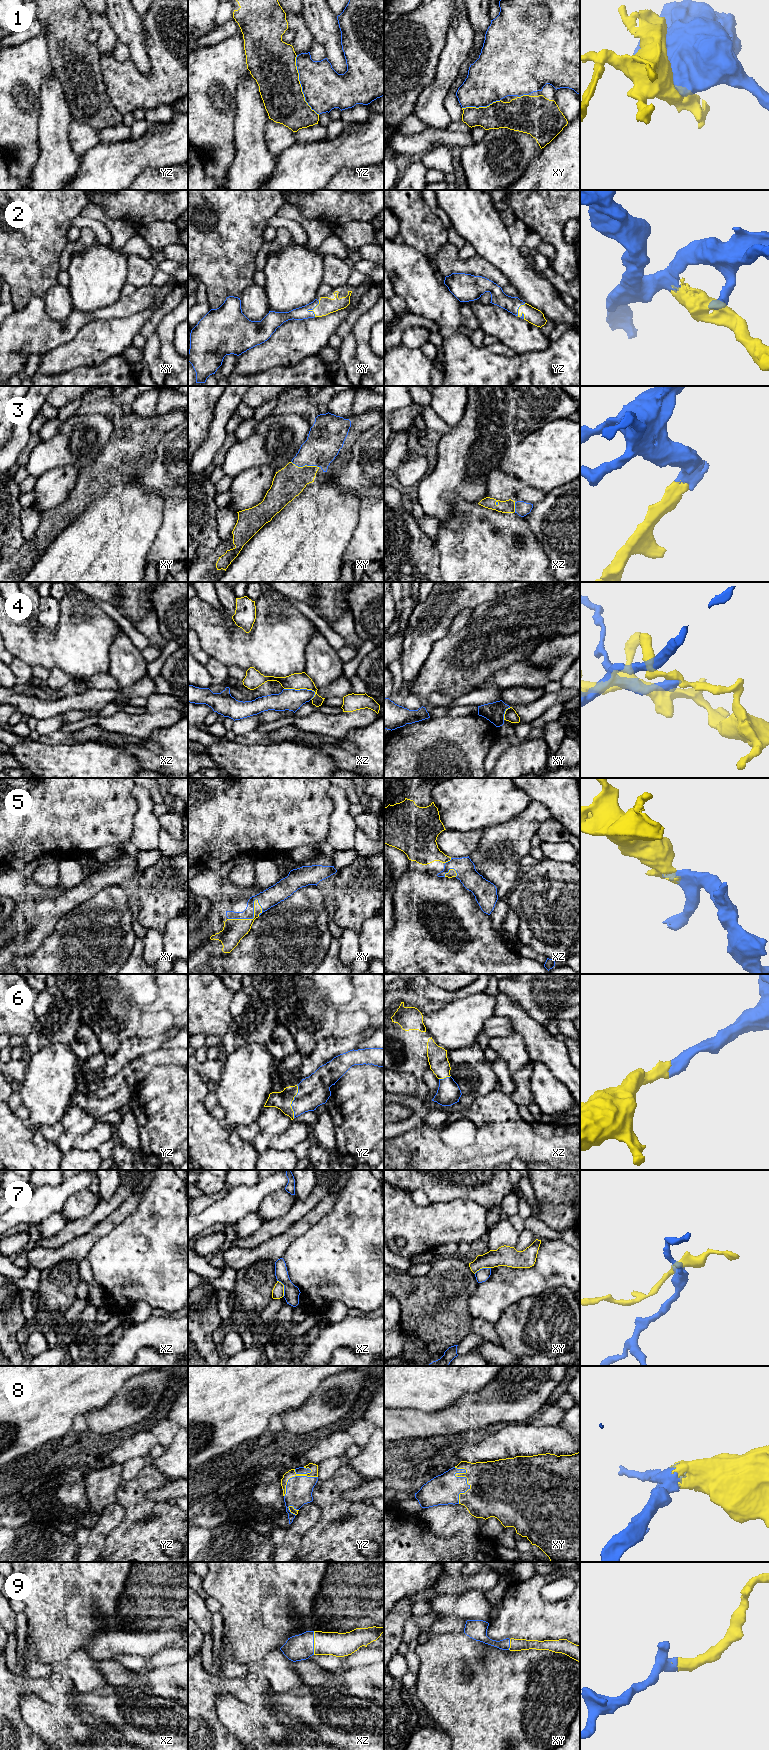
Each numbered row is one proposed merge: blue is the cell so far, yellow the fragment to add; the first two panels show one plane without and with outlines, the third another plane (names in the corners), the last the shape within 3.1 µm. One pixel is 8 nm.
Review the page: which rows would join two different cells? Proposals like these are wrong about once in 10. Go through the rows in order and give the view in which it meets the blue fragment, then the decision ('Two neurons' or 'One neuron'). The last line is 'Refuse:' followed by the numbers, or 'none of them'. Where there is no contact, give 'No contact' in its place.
1: Touches blue in yz. Two neurons
2: Touches blue in xy. One neuron
3: Touches blue in xy. One neuron
4: Touches blue in xz. Two neurons
5: Touches blue in xy. One neuron
6: Touches blue in yz. One neuron
7: Touches blue in xz. Two neurons
8: Touches blue in yz. One neuron
9: Touches blue in xz. One neuron
Refuse: 1, 4, 7

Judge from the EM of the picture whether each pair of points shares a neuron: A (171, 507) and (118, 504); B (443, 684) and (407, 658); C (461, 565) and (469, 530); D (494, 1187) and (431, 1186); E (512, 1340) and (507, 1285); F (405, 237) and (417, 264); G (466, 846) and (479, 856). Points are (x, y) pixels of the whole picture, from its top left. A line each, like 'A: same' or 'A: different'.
A: different
B: different
C: same
D: same
E: different
F: different
G: different

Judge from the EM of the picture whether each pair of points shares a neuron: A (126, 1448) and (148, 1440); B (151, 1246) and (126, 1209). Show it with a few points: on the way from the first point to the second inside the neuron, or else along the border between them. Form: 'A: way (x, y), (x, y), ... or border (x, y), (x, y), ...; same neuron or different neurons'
A: way (131, 1448), (143, 1442); same neuron
B: border (143, 1194), (137, 1207), (112, 1229); different neurons

